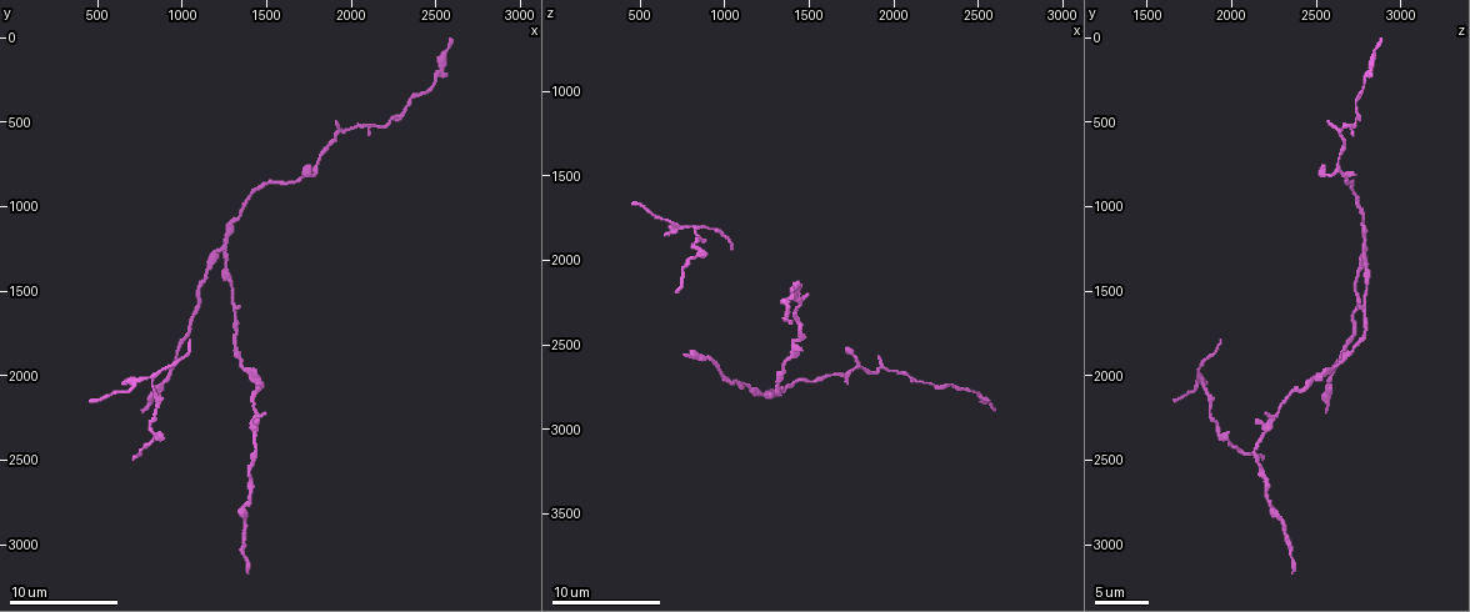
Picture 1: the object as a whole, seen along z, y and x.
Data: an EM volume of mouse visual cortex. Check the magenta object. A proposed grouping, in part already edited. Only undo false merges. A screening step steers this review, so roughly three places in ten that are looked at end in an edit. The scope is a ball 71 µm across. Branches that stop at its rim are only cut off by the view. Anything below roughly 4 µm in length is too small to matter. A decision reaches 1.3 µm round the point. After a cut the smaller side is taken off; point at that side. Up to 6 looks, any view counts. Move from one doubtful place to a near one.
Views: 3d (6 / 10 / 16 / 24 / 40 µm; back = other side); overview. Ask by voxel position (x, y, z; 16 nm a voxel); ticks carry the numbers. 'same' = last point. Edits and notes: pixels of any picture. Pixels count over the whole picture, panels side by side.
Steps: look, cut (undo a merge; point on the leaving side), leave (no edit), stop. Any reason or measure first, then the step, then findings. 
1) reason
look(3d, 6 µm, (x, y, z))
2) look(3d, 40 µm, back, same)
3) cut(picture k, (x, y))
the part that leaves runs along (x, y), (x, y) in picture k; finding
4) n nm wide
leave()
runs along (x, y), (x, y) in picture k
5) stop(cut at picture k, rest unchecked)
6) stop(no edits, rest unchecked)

three-way junction
look(3d, 16 µm, (1260, 1260, 2780))

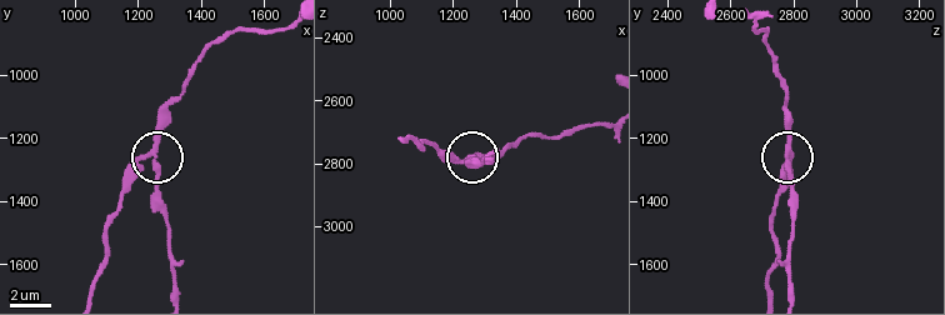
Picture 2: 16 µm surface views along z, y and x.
look(3d, 16 µm, back, (1260, 1270, 2790))

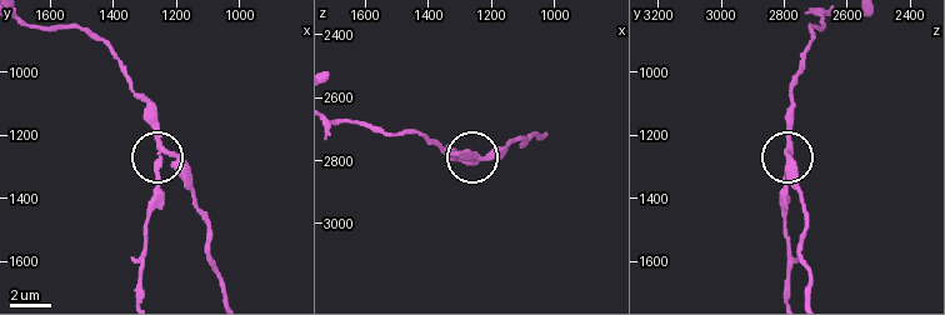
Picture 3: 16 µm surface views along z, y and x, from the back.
side arm 36 µm
cut(picture 3, (159, 181))
the part that leaves runs along (794, 154), (783, 223), (789, 294) in picture 3; a second neuron is stuck on

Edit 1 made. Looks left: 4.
look(overview)

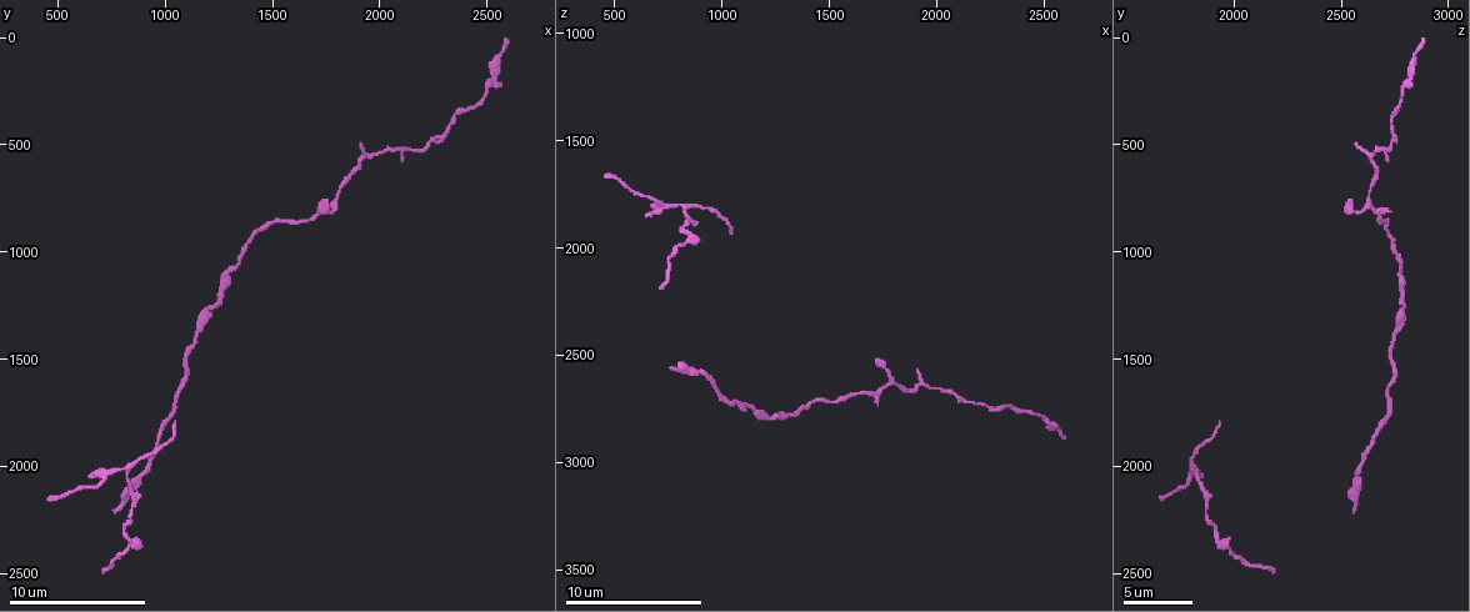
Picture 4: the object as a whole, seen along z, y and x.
three arms meet
look(3d, 6 µm, (810, 2000, 1790))

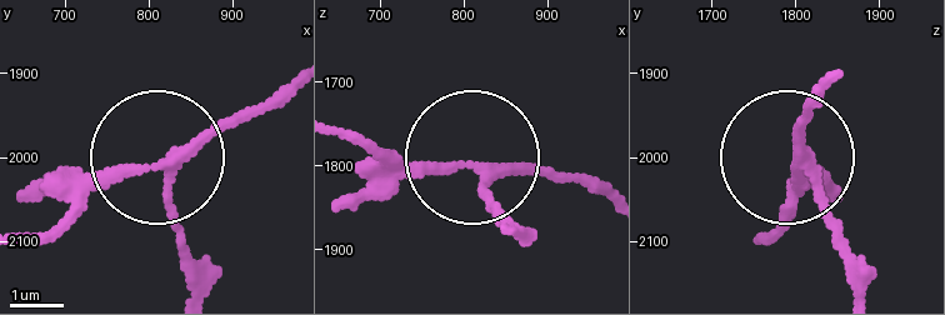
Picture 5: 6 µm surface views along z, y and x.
look(3d, 6 µm, back, (820, 2005, 1805))

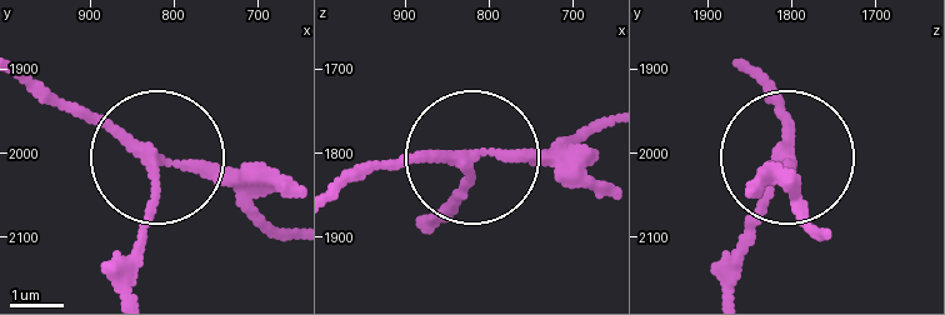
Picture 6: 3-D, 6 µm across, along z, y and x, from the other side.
190 nm wide
cut(picture 6, (223, 183))
the part that leaves runs along (156, 160), (205, 164), (286, 226) in picture 6; two neurons meet here

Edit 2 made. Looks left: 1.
thin neck
look(3d, 6 µm, (2150, 510, 2730))

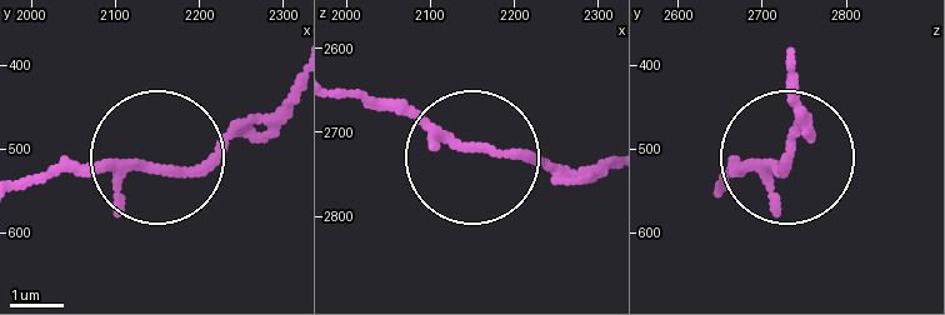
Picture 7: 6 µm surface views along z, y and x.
140 nm wide
leave()
runs along (726, 188), (740, 165), (785, 161), (794, 85) in picture 7; all the same neuron

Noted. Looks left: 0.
stop(cut at picture 3, cut at picture 6, rest unchecked)

